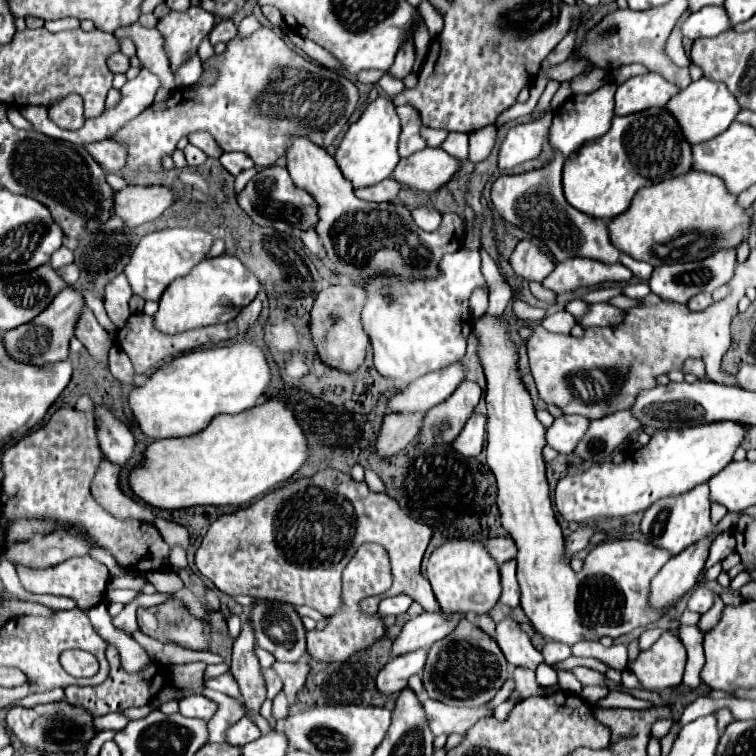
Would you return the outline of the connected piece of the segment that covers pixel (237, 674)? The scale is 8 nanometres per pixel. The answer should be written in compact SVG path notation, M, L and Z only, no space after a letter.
M243 622L243 630L233 644L233 664L231 674L239 684L243 704L247 706L251 716L257 716L261 704L265 702L265 682L261 678L261 666L253 654L253 630L249 622Z

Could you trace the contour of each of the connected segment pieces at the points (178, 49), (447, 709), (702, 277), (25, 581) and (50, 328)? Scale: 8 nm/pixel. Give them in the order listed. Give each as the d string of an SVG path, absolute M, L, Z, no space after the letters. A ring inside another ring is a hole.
M191 6L187 12L171 10L157 22L157 30L165 36L171 70L175 70L189 52L197 52L199 42L211 32L213 26L213 14L201 6Z
M425 700L423 710L429 720L429 730L433 736L439 734L465 734L479 718L491 716L491 710L487 706L481 708L453 708L437 700Z
M721 250L713 256L709 256L707 260L701 262L689 262L689 264L663 264L657 266L653 270L653 276L649 280L651 292L665 298L665 300L675 300L681 304L687 304L693 296L697 296L699 292L713 292L715 288L723 286L725 282L729 282L733 278L735 272L735 250Z
M91 556L85 558L69 558L53 568L41 570L41 572L33 572L27 568L17 568L19 572L19 580L21 584L33 592L33 594L55 594L55 596L69 596L73 600L77 600L77 606L89 610L95 604L99 604L103 600L105 594L105 584L109 582L109 570L107 566L103 566L101 562L93 560Z
M67 286L59 296L31 322L21 324L13 330L7 330L5 336L5 348L9 348L9 354L25 364L43 366L45 362L59 362L67 360L69 356L69 340L75 336L75 326L81 316L81 310L85 308L83 294L75 286Z

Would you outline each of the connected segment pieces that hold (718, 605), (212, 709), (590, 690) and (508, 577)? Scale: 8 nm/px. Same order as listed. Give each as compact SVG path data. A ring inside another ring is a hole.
M715 596L715 602L713 602L711 610L705 612L705 614L701 616L701 620L699 620L699 628L701 628L703 632L707 632L709 628L713 628L713 626L719 622L721 612L723 612L723 600L721 600L719 596Z
M187 696L179 702L179 712L183 716L189 716L189 718L203 718L203 720L211 720L211 716L217 712L217 704L205 696Z
M587 686L582 689L581 698L589 703L596 703L597 699L607 696L609 689L600 686Z
M515 560L505 562L501 566L501 586L503 586L503 590L501 590L499 602L509 606L509 608L517 608L519 606L519 584L515 580L515 568L517 568Z

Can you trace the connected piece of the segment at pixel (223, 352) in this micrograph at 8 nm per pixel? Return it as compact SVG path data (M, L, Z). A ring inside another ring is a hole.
M241 338L227 346L199 348L173 358L141 388L133 388L129 404L147 438L177 438L201 432L217 414L239 414L253 408L269 382L271 368L263 348Z

